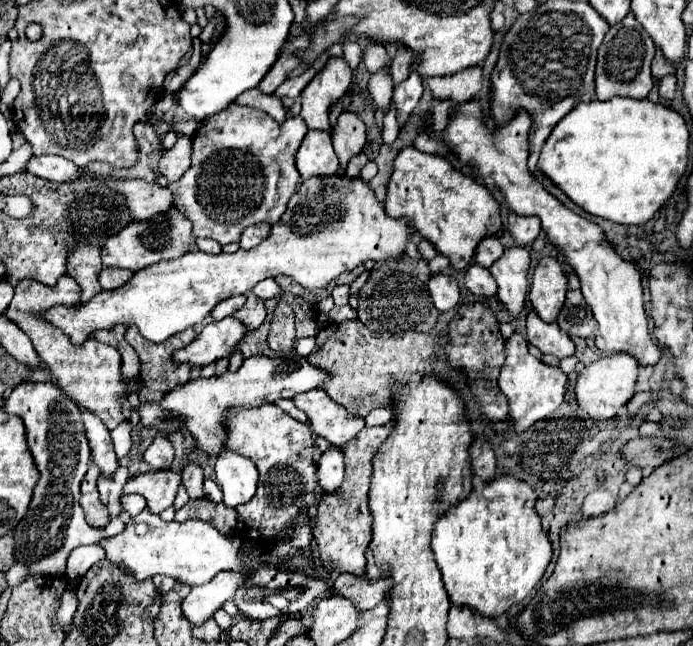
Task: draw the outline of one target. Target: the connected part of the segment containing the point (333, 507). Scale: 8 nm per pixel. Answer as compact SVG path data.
M391 424L387 426L375 426L375 428L363 428L351 442L345 446L339 446L339 450L345 454L345 480L339 486L335 494L323 496L317 506L317 518L315 518L315 544L317 544L317 556L323 562L323 568L329 576L339 576L343 572L365 576L365 548L371 542L371 526L373 516L367 506L367 492L371 482L371 460L375 452L381 448L381 442L387 440L391 434Z

